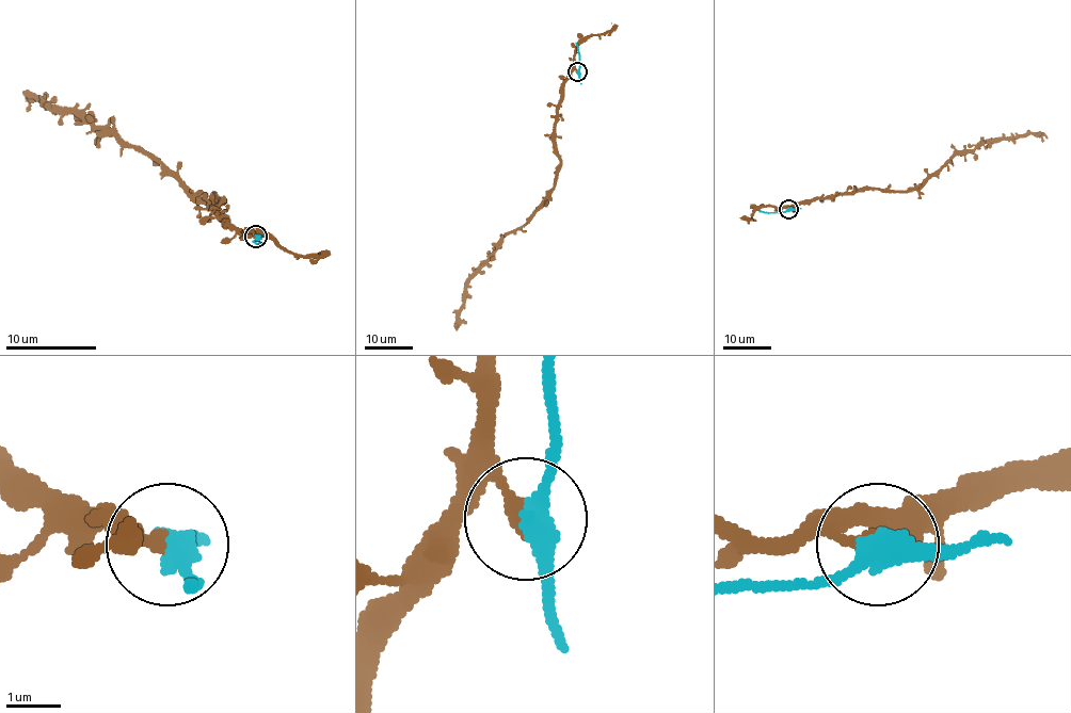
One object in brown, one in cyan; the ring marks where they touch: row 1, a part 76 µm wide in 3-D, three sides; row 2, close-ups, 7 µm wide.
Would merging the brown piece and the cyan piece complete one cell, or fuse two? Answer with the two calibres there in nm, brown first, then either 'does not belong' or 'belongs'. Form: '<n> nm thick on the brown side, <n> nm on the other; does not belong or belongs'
280 nm thick on the brown side, 380 nm on the other; does not belong

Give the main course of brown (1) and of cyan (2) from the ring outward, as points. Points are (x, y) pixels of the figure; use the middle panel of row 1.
1: (577, 73), (563, 84), (558, 110), (560, 167), (554, 190), (524, 225), (504, 238), (467, 285), (457, 329)
2: (577, 73), (576, 42)

